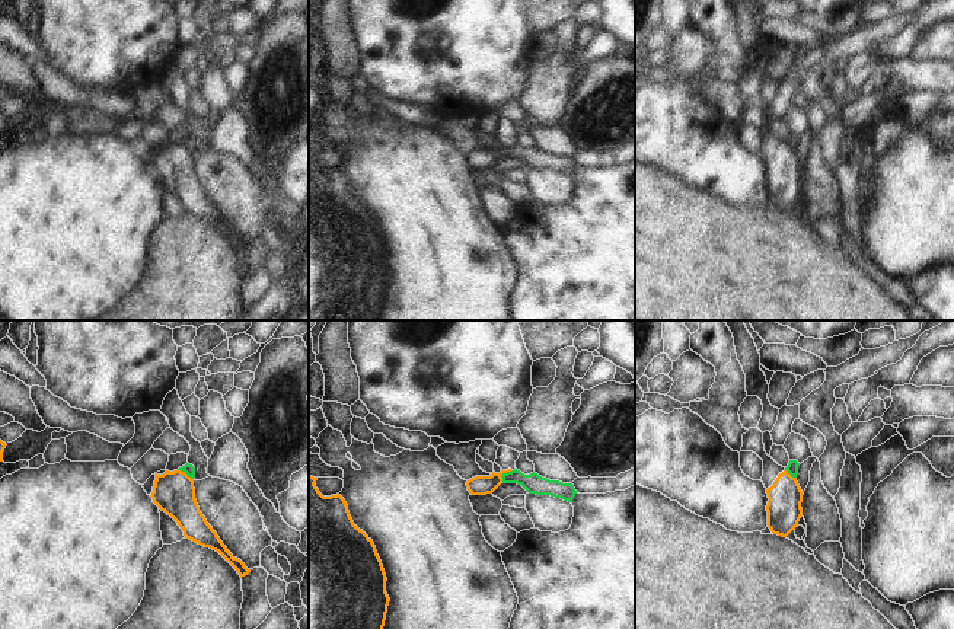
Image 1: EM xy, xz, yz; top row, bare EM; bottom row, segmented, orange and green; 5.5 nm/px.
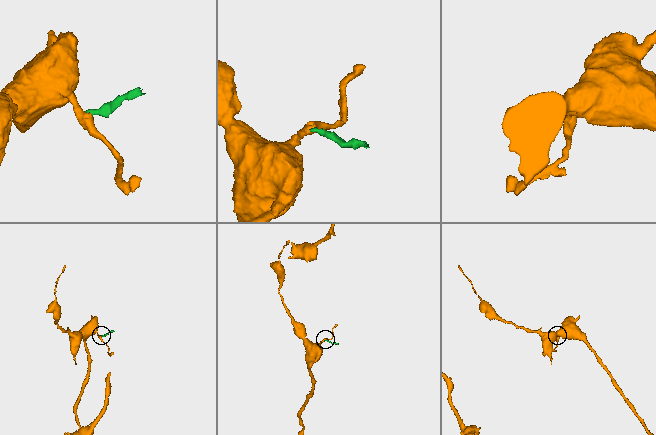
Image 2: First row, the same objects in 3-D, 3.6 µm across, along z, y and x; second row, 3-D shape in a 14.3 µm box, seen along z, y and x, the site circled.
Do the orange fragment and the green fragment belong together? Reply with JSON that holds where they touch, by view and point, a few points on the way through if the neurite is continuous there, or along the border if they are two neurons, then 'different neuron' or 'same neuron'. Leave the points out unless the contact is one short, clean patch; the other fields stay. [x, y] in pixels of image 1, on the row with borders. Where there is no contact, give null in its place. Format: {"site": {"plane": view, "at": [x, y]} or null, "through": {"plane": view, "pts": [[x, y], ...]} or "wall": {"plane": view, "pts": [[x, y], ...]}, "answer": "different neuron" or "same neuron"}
{"site": {"plane": "xz", "at": [501, 475]}, "wall": {"plane": "xz", "pts": [[511, 471], [501, 476], [501, 482]]}, "answer": "different neuron"}

